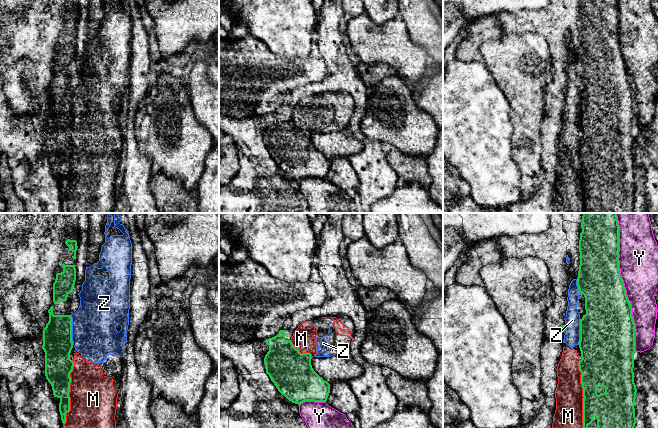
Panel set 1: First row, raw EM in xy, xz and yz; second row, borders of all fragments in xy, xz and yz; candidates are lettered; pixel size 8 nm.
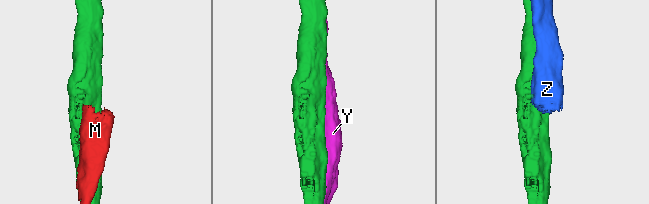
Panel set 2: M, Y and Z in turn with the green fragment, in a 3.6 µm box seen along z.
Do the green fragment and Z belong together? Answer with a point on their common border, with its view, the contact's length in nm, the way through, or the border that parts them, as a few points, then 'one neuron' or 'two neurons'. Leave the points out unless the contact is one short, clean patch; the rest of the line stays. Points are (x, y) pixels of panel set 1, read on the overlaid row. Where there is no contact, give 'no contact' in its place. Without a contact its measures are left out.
meets green in xy at (71, 330); contact 240 nm long; two neurons

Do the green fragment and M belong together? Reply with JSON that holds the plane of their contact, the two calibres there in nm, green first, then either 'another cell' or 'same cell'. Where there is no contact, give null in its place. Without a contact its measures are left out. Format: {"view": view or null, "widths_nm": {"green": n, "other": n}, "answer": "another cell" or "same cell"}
{"view": "yz", "widths_nm": {"green": 300, "other": 220}, "answer": "another cell"}

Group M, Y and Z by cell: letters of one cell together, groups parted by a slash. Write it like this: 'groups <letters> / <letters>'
groups M Z / Y

